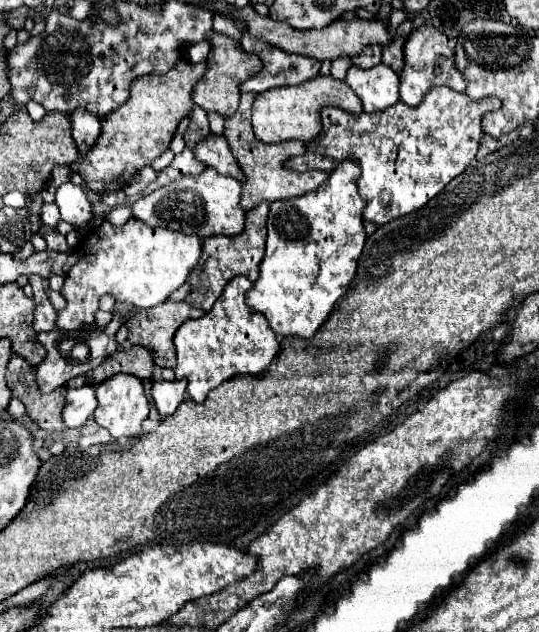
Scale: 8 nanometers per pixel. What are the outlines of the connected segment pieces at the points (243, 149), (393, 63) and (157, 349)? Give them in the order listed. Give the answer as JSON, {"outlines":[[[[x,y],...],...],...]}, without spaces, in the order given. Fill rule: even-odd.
{"outlines":[[[[242,94],[238,110],[230,118],[226,118],[226,122],[224,122],[224,138],[228,140],[232,154],[238,160],[238,164],[246,176],[246,182],[244,182],[246,192],[240,202],[244,206],[244,210],[252,208],[252,204],[258,204],[260,200],[274,202],[274,200],[284,200],[284,198],[308,194],[308,192],[316,190],[328,178],[328,174],[320,172],[320,170],[296,172],[296,170],[288,170],[282,166],[282,162],[286,158],[294,158],[304,152],[304,144],[300,140],[288,140],[288,142],[280,142],[280,144],[264,144],[254,138],[252,124],[250,124],[250,108],[252,108],[254,98],[256,98],[256,94]]],[[[404,20],[404,22],[398,26],[392,42],[382,50],[382,62],[384,62],[386,66],[390,66],[396,74],[402,72],[402,66],[404,66],[402,46],[404,46],[404,42],[406,42],[406,38],[408,38],[410,32],[412,32],[412,22],[410,22],[410,20]]],[[[166,300],[164,304],[154,306],[150,310],[138,310],[138,314],[126,324],[128,326],[128,342],[148,348],[156,366],[160,366],[160,368],[174,368],[176,366],[176,350],[174,350],[174,342],[172,342],[174,332],[186,320],[200,318],[202,314],[204,314],[202,310],[198,310],[194,306],[188,306],[186,302],[172,302],[172,300]]]]}

